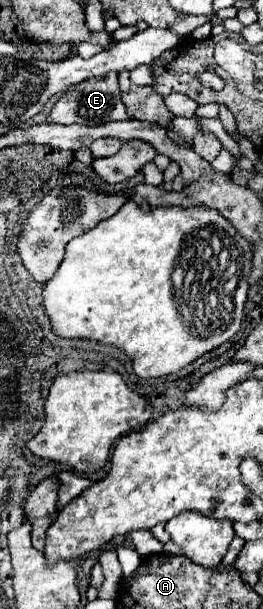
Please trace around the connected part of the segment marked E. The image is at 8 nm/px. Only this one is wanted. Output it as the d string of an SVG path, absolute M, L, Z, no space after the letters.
M109 73L105 77L91 77L85 79L77 85L73 85L69 91L65 91L55 105L51 107L49 115L47 115L47 123L61 123L61 125L69 125L69 123L79 123L79 125L103 125L109 121L123 121L129 119L125 105L121 103L121 91L117 85L117 73Z

